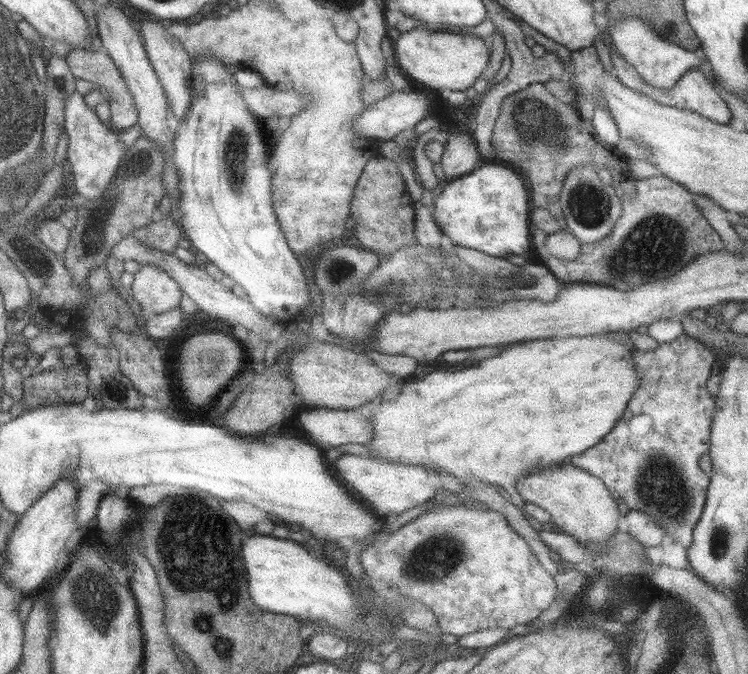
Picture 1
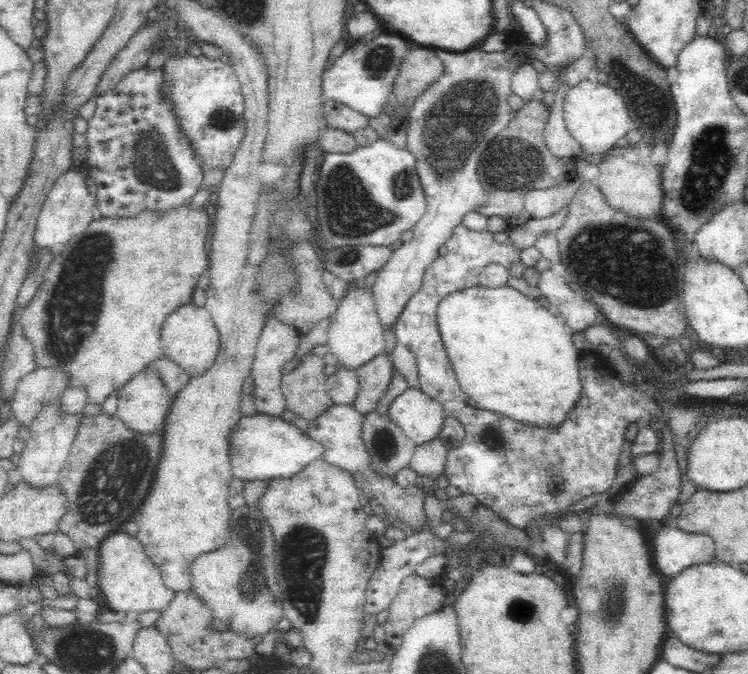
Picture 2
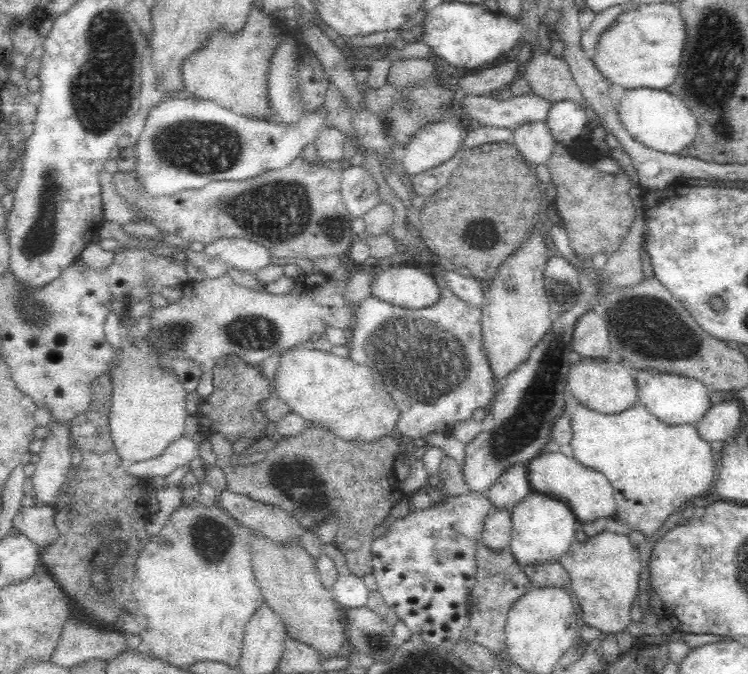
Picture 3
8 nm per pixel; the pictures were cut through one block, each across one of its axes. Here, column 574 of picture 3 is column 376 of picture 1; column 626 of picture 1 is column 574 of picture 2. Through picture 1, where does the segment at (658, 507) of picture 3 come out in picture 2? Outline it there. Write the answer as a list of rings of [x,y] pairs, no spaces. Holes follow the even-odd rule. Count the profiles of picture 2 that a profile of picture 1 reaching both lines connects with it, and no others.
[[[476,285],[465,288],[455,293],[446,295],[437,306],[435,310],[435,318],[437,318],[437,325],[439,333],[441,334],[443,345],[449,356],[450,364],[454,369],[457,381],[460,388],[467,395],[467,398],[472,398],[476,402],[476,406],[479,406],[479,410],[490,410],[491,412],[498,412],[504,414],[507,418],[512,418],[516,422],[526,422],[526,424],[534,424],[534,426],[542,426],[543,430],[546,430],[548,426],[554,428],[554,426],[560,426],[568,414],[572,412],[572,407],[579,399],[581,393],[581,379],[579,378],[579,360],[583,353],[576,350],[572,344],[573,331],[565,325],[558,316],[551,313],[545,303],[542,304],[538,299],[534,299],[532,296],[523,295],[520,291],[506,286],[500,286],[498,288],[488,288],[484,285]]]

